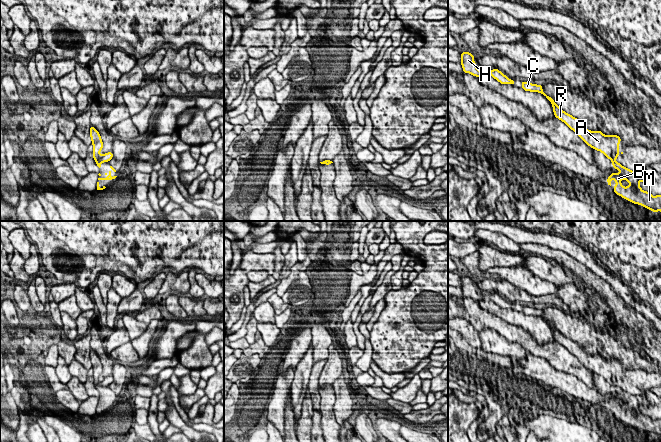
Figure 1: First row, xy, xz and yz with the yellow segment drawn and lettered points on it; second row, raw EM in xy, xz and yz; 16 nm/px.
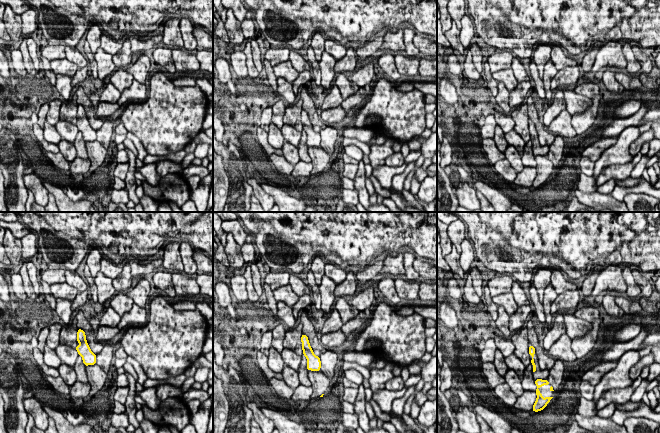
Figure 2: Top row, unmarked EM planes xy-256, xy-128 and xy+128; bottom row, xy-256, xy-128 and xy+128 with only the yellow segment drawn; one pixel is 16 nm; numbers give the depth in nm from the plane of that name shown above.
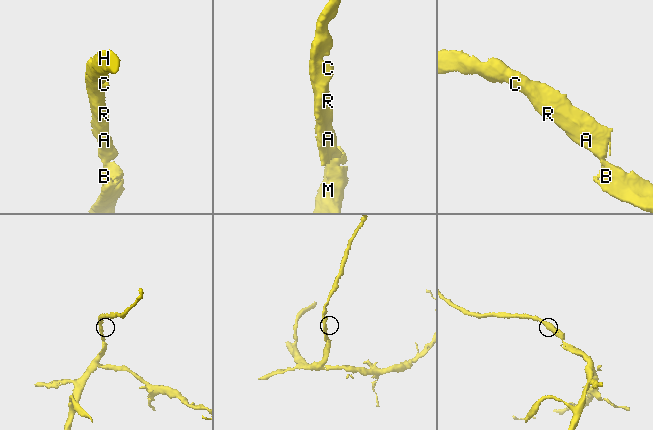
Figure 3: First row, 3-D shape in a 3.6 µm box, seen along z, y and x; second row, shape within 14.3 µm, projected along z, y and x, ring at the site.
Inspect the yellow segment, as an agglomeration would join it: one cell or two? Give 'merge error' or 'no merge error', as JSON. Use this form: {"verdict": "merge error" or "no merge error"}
{"verdict": "merge error"}

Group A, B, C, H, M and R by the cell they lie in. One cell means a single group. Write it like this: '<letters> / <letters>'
A C H R / B M

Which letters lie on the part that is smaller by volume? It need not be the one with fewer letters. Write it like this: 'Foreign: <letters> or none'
Foreign: A, C, H, R

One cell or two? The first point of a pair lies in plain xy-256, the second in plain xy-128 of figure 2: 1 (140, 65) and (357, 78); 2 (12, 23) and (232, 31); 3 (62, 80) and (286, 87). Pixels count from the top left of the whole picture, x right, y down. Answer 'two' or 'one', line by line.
1: one
2: one
3: one

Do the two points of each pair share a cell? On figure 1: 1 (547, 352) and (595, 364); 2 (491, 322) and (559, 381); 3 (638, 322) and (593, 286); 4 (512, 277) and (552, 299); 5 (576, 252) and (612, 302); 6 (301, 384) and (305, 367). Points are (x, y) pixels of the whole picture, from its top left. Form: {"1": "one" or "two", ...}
{"1": "two", "2": "two", "3": "one", "4": "two", "5": "two", "6": "one"}

